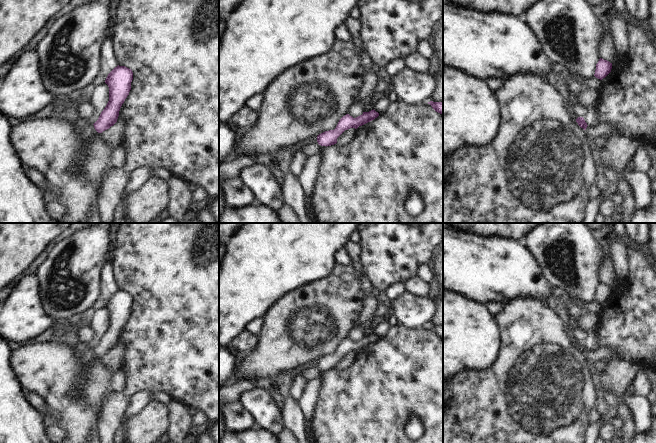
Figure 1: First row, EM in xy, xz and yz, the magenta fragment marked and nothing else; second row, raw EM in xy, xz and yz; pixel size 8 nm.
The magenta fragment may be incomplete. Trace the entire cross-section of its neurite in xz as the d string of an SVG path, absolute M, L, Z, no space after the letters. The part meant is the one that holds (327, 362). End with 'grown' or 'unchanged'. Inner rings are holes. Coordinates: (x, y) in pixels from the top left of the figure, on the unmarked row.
M374 333L369 336L363 336L362 339L353 342L349 338L343 340L334 354L325 355L317 360L317 368L319 369L318 376L307 382L305 389L301 395L297 405L303 415L306 422L306 437L312 437L312 431L310 430L310 421L317 403L319 395L319 389L321 387L324 374L327 370L331 370L337 367L337 362L350 352L357 353L379 340L379 337Z | grown

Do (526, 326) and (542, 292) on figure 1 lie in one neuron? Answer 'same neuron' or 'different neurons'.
different neurons

